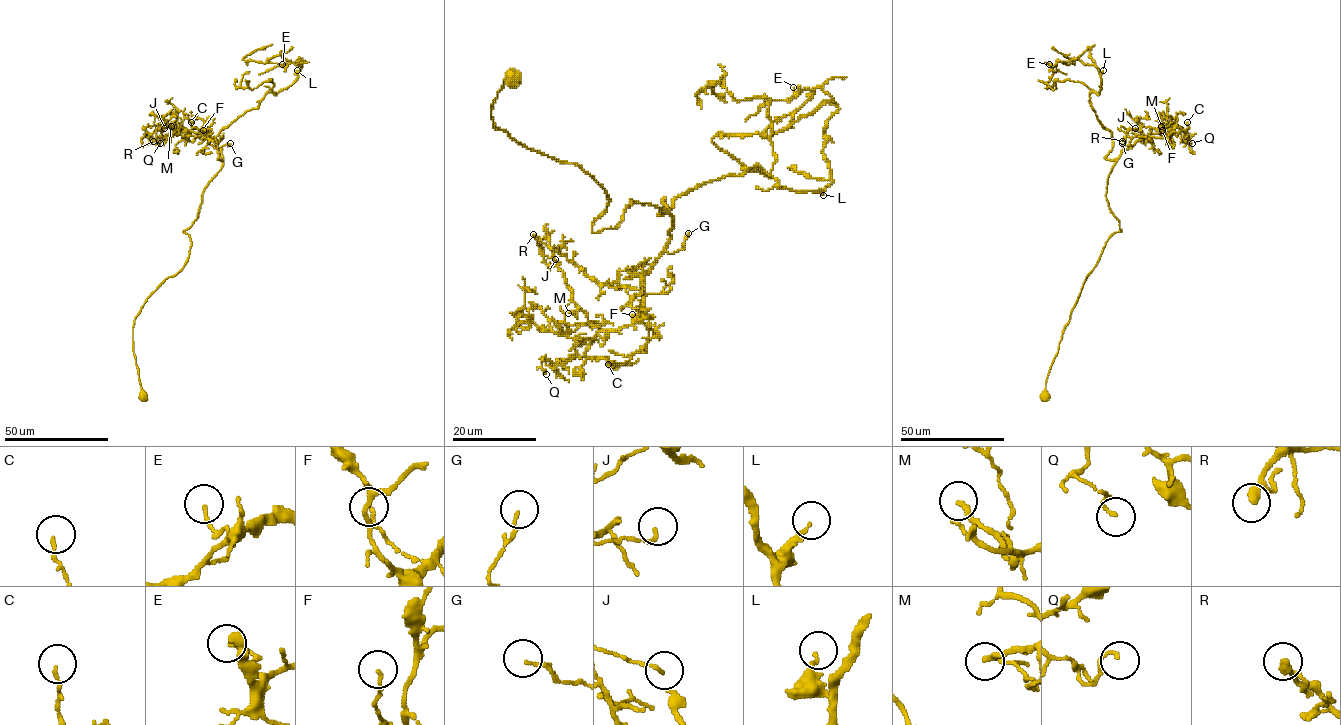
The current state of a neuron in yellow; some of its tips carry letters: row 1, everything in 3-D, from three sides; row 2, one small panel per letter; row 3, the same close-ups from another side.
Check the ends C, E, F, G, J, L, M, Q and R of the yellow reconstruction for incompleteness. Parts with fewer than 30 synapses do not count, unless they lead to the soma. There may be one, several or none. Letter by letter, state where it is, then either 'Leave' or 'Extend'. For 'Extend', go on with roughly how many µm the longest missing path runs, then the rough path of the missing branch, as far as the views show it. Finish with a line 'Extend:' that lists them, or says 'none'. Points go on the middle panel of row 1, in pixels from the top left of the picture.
C: Place: (608, 364). Leave
E: Place: (793, 87). Leave
F: Place: (632, 314). Leave
G: Place: (688, 233). Leave
J: Place: (555, 259). Leave
L: Place: (823, 195). Leave
M: Place: (568, 313). Extend. Missing length about 25 µm. Course of what is missing: (568, 313), (546, 285), (531, 280), (534, 277), (537, 280), (542, 274)
Q: Place: (546, 374). Leave
R: Place: (533, 234). Leave
Extend: M

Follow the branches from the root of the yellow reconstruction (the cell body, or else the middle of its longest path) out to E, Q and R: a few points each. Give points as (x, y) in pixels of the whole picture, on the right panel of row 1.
E: (1046, 395), (1084, 281), (1121, 231), (1106, 197), (1112, 133), (1089, 100), (1098, 69), (1049, 64)
Q: (1046, 395), (1084, 281), (1121, 231), (1106, 197), (1117, 159), (1175, 127), (1192, 143)
R: (1046, 395), (1084, 281), (1109, 237), (1121, 231), (1106, 197), (1109, 174), (1124, 149), (1149, 136), (1122, 141)

